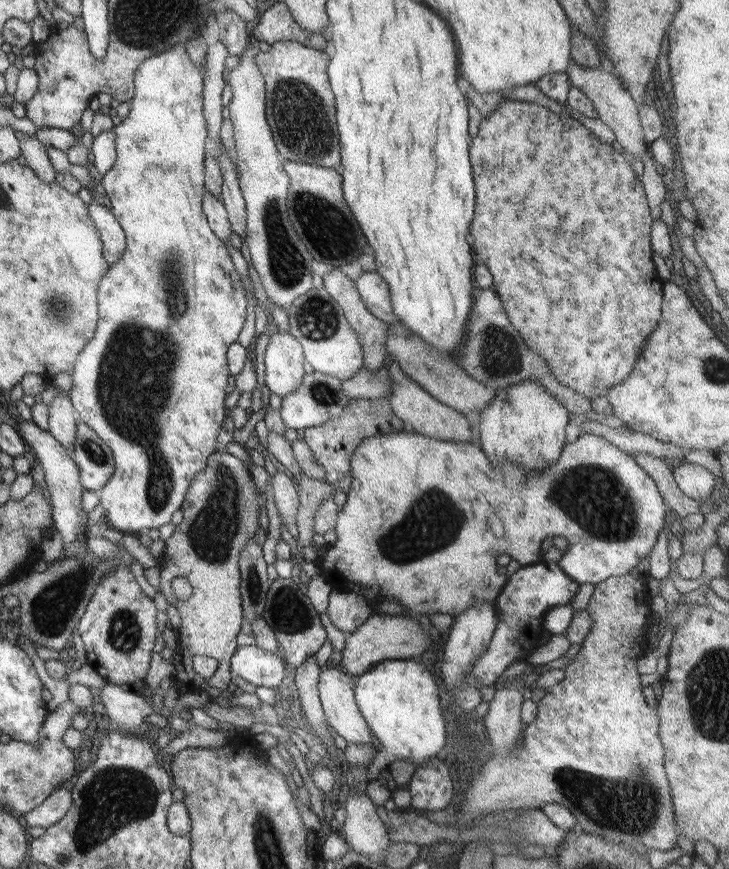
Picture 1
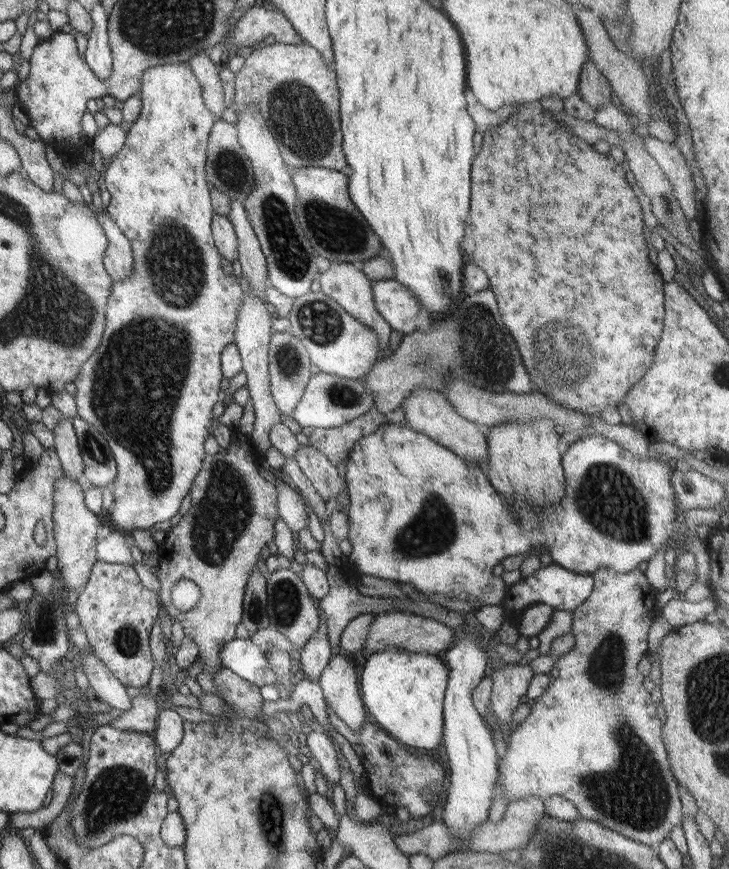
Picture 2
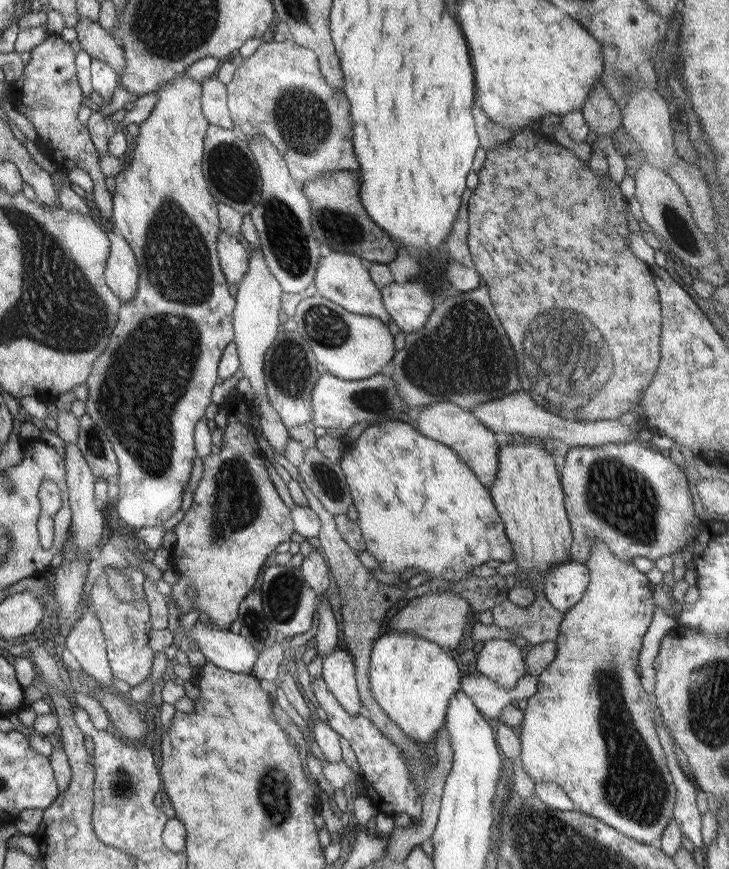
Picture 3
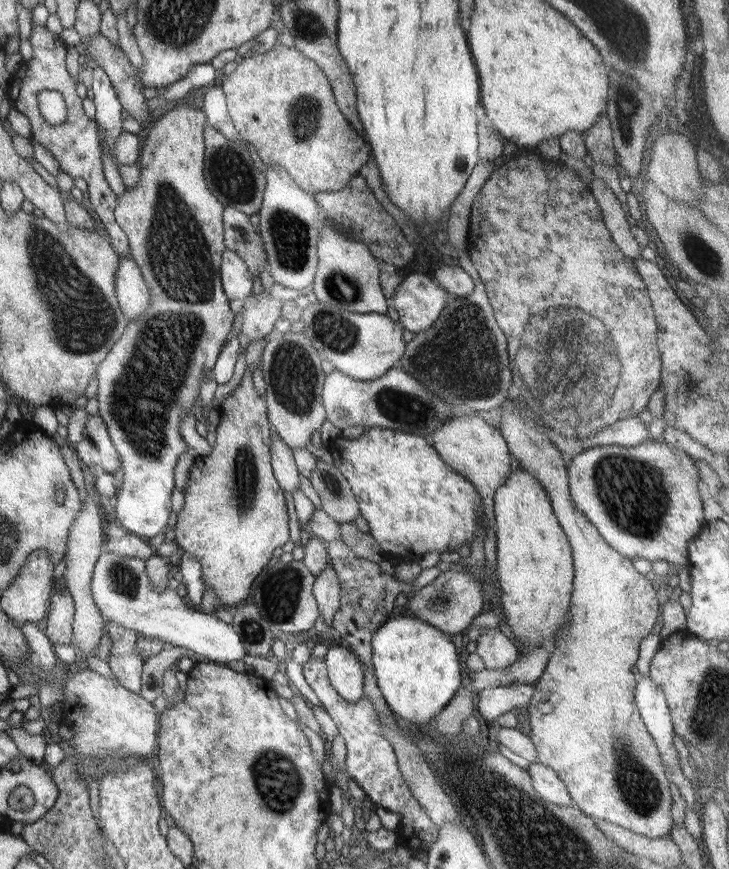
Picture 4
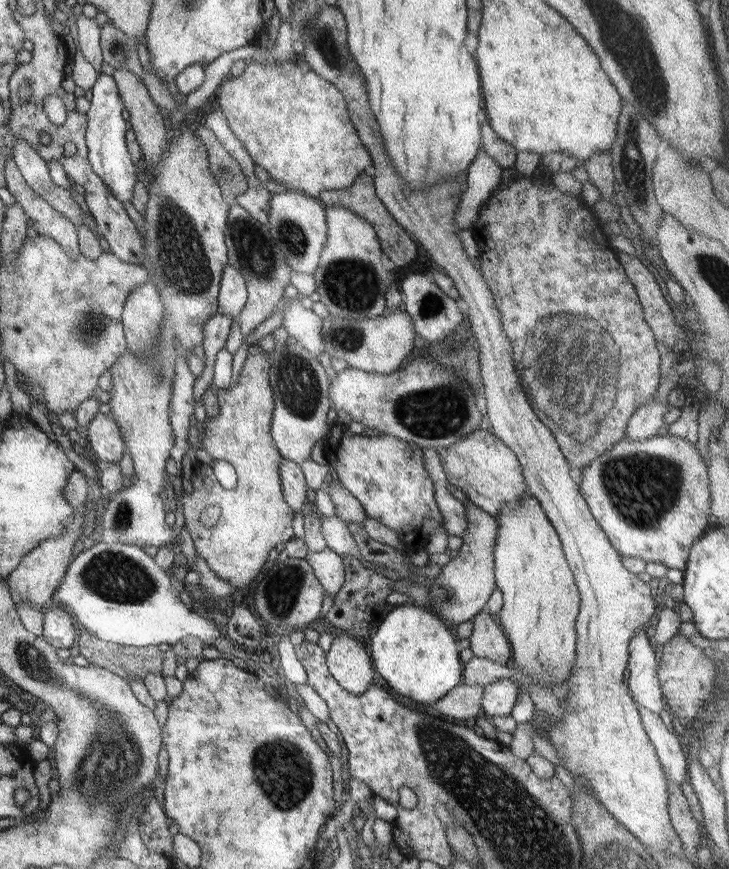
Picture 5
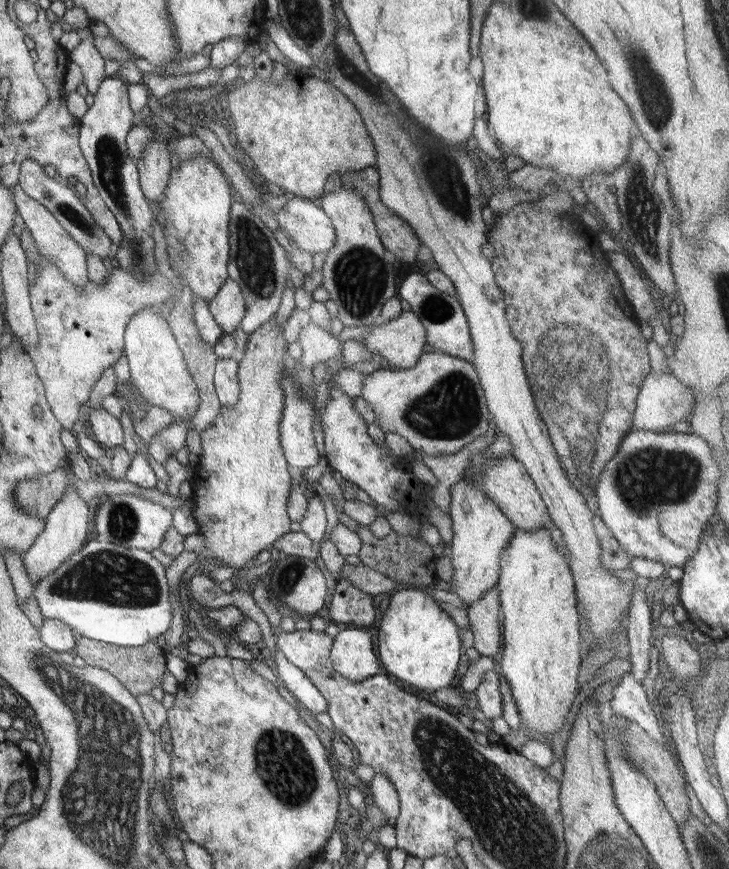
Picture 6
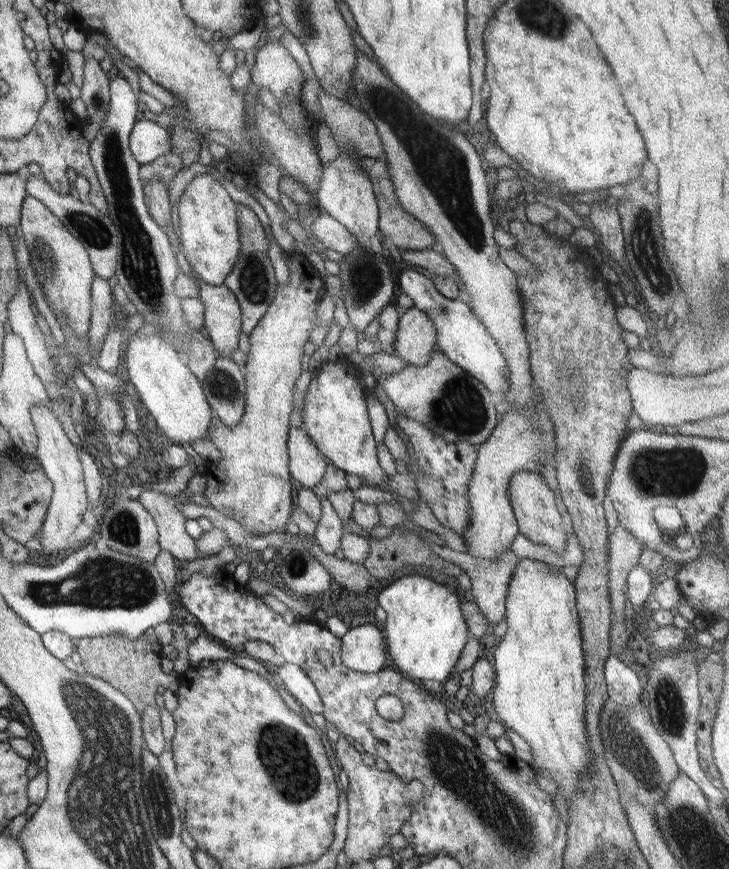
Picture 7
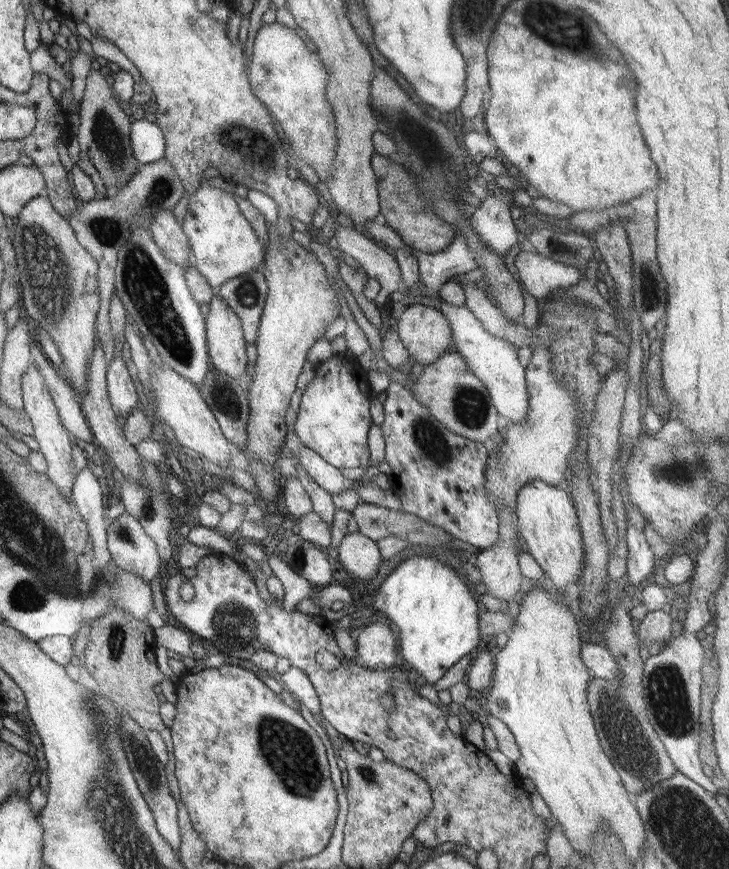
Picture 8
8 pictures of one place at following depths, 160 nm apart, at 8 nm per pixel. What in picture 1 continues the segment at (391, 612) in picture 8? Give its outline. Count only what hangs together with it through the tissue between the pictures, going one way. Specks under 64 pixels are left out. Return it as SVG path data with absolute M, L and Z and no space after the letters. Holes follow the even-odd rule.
M411 659L379 661L357 678L353 686L356 706L379 741L377 754L366 764L367 782L393 760L404 758L420 767L445 745L445 722L439 706L439 688L429 670Z

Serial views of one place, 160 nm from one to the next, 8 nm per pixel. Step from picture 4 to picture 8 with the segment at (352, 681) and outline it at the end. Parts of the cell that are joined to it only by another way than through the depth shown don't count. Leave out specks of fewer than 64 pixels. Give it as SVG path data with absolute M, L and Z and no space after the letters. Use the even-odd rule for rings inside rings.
M381 621L367 625L362 630L354 633L357 666L366 669L387 670L394 666L397 652L395 638L391 629Z

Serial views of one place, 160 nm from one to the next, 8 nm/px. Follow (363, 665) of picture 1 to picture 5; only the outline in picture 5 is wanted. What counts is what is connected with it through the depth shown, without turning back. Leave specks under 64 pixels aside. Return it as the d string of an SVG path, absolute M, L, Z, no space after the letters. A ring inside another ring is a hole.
M463 502L466 527L461 536L457 555L451 558L428 587L429 611L435 613L447 626L469 621L476 612L485 609L489 594L496 588L494 578L494 544L498 531L495 518L477 508L471 502Z

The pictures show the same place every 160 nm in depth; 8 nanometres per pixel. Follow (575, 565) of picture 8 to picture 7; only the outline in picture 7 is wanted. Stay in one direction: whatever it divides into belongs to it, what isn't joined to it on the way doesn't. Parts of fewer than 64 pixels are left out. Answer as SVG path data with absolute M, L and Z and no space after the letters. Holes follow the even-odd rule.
M525 470L516 472L509 481L507 498L516 518L519 537L527 539L533 544L543 544L550 548L551 552L560 556L565 550L569 534L565 533L565 529L561 526L561 514L559 514L555 505L555 494L543 481L543 477L538 473Z

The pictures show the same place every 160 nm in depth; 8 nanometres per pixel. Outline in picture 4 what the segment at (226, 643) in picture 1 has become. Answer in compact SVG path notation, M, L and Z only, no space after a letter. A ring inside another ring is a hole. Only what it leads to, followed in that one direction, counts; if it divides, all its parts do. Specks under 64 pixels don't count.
M249 369L244 370L244 373L241 377L241 380L237 386L230 392L229 397L220 401L220 405L218 407L218 415L219 415L219 424L215 430L215 444L211 447L211 452L207 454L207 456L202 456L199 454L193 454L193 452L189 452L191 456L193 456L193 466L190 470L190 474L187 474L189 479L185 482L185 472L183 472L183 482L181 482L181 486L179 486L179 491L182 495L184 495L184 504L181 506L181 510L176 513L176 524L175 524L175 535L174 538L179 547L182 548L183 551L189 552L197 558L197 562L200 565L200 574L201 580L204 586L208 586L215 593L215 607L231 607L233 608L241 601L243 601L247 594L249 594L249 586L251 586L251 581L255 579L255 576L261 572L263 566L267 564L269 559L271 558L271 552L275 550L275 548L279 548L289 540L289 533L287 529L287 510L285 506L285 500L283 497L283 490L278 486L277 481L273 477L273 470L271 469L270 462L270 438L272 427L269 425L269 421L266 419L266 406L265 399L261 395L257 393L257 390L253 387L253 380L251 379L252 372Z

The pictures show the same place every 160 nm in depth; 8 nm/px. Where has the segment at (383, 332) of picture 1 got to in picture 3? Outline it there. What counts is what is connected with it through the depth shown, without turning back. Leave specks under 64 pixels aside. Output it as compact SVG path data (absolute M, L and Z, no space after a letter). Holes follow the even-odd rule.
M331 251L329 255L321 257L317 262L314 274L313 283L316 292L347 312L372 316L387 325L390 316L383 306L380 290L374 285L368 269L362 265L362 262L363 260L353 253Z

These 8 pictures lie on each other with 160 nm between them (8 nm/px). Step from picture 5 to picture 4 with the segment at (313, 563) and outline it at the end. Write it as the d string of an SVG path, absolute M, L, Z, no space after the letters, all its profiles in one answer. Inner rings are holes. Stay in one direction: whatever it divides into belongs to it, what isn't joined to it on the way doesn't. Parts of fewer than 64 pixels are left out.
M329 563L321 570L321 574L317 578L314 578L312 593L320 615L324 618L324 622L328 626L326 630L328 630L331 627L331 615L337 610L340 597L339 581L337 581L335 570L331 568Z

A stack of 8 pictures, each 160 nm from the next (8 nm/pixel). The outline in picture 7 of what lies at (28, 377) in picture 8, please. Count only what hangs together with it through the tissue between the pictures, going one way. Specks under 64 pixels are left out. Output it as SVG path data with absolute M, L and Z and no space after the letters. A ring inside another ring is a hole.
M32 404L29 407L29 414L31 423L35 427L35 435L37 435L35 458L41 465L45 477L51 481L51 489L53 489L50 504L37 534L37 539L41 544L39 552L43 554L41 558L47 559L48 557L45 556L55 556L60 550L66 551L65 548L70 548L70 545L67 545L67 540L69 537L73 538L73 531L82 522L83 513L87 508L87 496L75 447L65 436L54 412L45 405Z

